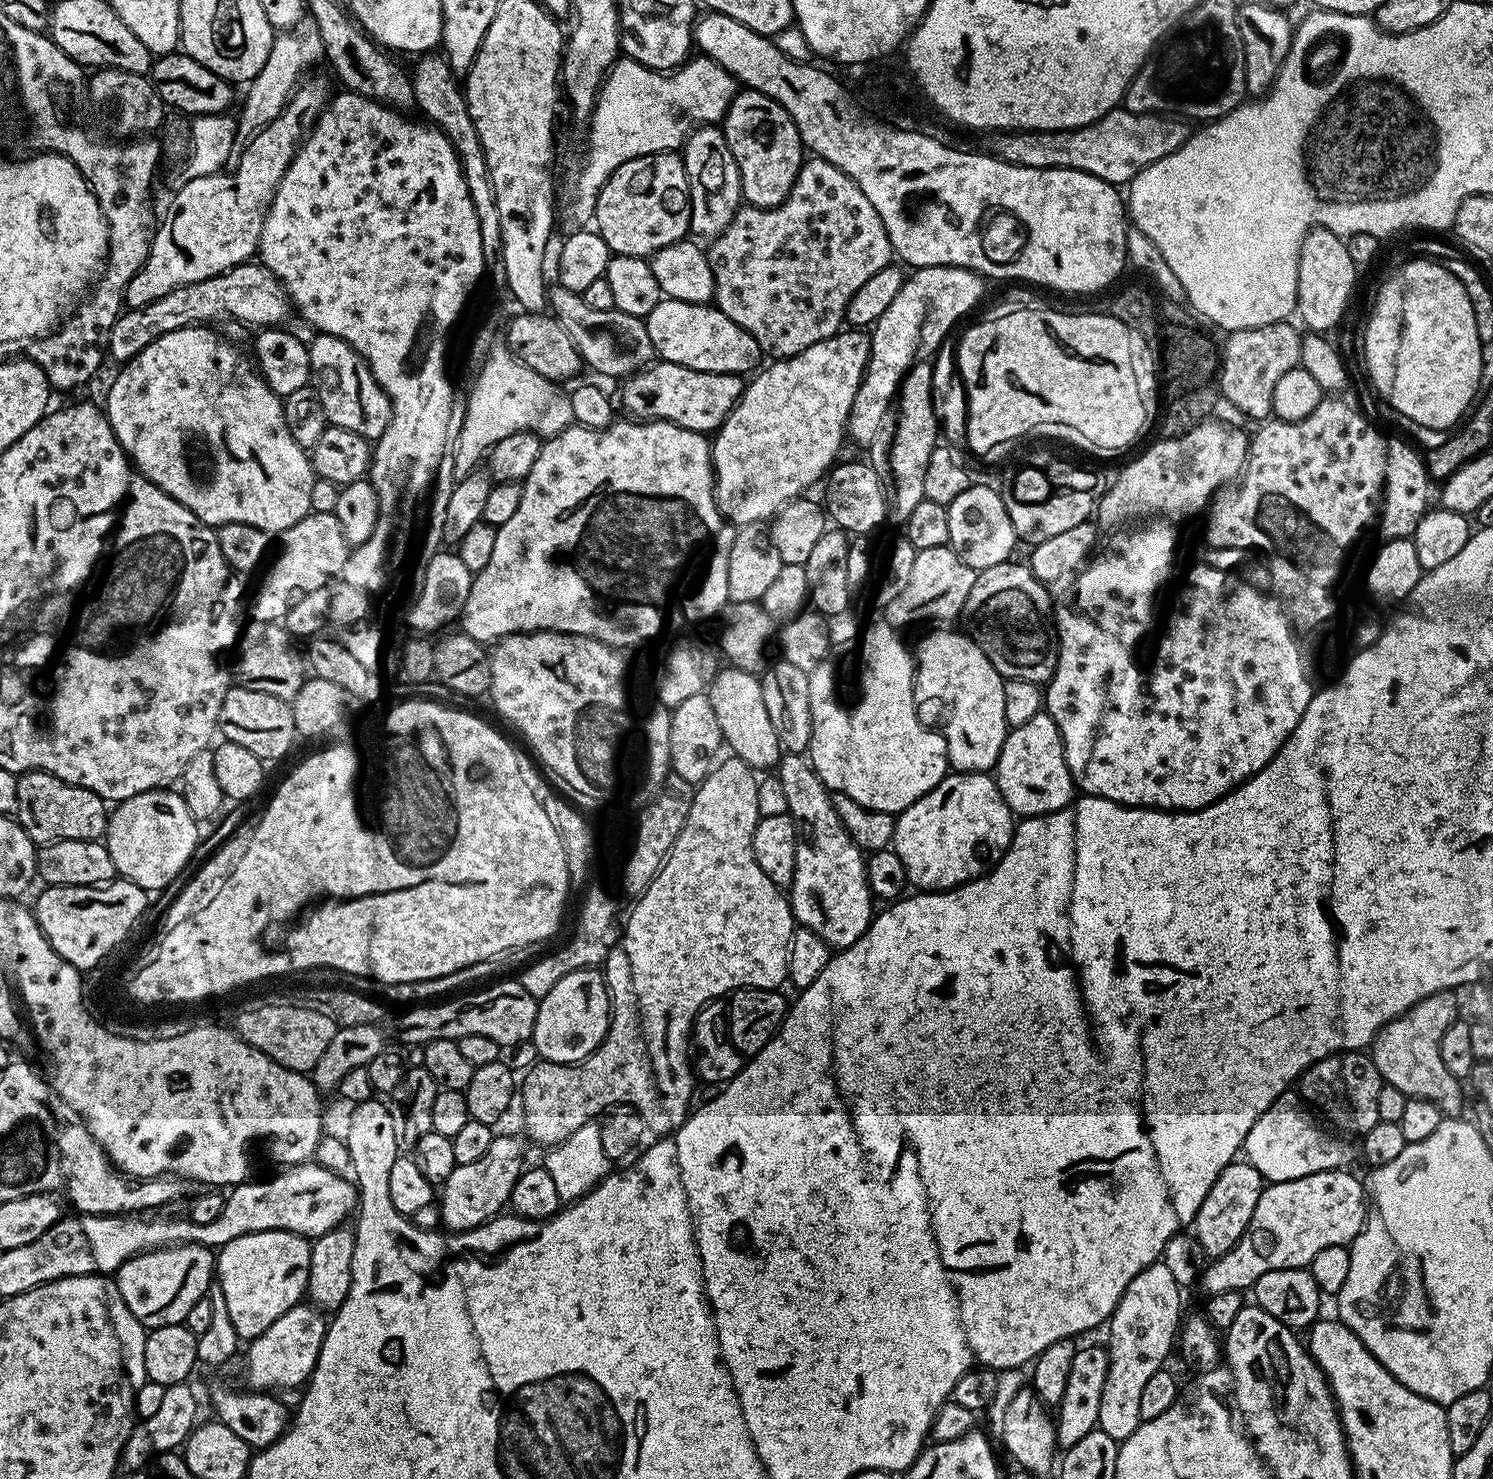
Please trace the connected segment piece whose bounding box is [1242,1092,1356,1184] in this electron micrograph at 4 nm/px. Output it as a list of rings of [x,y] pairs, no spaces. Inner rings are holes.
[[[1287,1092],[1279,1096],[1250,1128],[1242,1145],[1247,1163],[1252,1164],[1269,1183],[1293,1181],[1308,1174],[1342,1170],[1356,1155],[1355,1147],[1332,1138],[1326,1140],[1323,1132],[1301,1112],[1304,1106],[1300,1096]]]

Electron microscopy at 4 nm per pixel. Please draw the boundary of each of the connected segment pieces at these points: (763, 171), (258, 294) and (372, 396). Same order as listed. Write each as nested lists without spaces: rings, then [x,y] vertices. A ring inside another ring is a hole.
[[[752,88],[737,91],[728,103],[728,110],[722,121],[726,146],[730,146],[730,154],[734,154],[734,162],[740,171],[740,195],[753,208],[776,208],[790,194],[794,182],[798,178],[800,168],[806,159],[806,149],[800,140],[798,126],[782,110],[780,103]]]
[[[239,264],[237,268],[230,268],[220,276],[211,276],[202,282],[190,282],[172,288],[170,294],[162,294],[162,298],[154,298],[154,302],[146,306],[122,311],[108,336],[107,355],[112,355],[119,362],[133,360],[142,350],[146,350],[146,346],[150,346],[150,342],[162,338],[162,334],[204,326],[212,322],[208,320],[214,320],[218,316],[233,316],[246,324],[260,324],[256,326],[283,325],[290,316],[288,292],[280,279],[263,264]]]
[[[316,334],[313,335],[310,343],[308,344],[308,357],[310,358],[310,366],[312,367],[312,376],[314,377],[314,387],[316,389],[316,394],[320,398],[320,404],[324,408],[324,419],[327,421],[329,425],[333,428],[345,428],[346,430],[350,430],[351,432],[356,432],[359,434],[359,436],[367,438],[369,441],[375,442],[376,439],[379,438],[382,433],[384,433],[384,427],[388,425],[388,417],[390,415],[390,405],[388,402],[388,397],[384,395],[383,390],[381,390],[379,384],[372,382],[369,383],[370,376],[367,371],[362,370],[362,360],[361,357],[356,355],[355,350],[346,343],[345,340],[342,338],[338,338],[337,336],[326,336],[323,334]],[[364,383],[369,383],[369,388],[368,388],[368,412],[366,409],[364,409],[364,392],[362,389],[360,389],[360,384]]]

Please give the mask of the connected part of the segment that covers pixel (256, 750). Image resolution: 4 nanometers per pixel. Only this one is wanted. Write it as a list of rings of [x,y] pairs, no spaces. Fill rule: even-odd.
[[[247,686],[233,687],[224,699],[224,710],[222,713],[222,736],[229,744],[246,746],[250,754],[254,754],[258,759],[265,762],[280,760],[298,741],[296,730],[296,715],[292,713],[292,704],[289,701],[278,698],[274,694],[262,694],[262,690],[250,690]]]

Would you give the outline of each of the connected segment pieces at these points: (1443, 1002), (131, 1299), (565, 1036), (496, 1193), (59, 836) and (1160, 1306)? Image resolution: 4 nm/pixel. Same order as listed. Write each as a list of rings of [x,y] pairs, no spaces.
[[[1455,991],[1435,992],[1422,998],[1403,1016],[1384,1025],[1370,1045],[1372,1061],[1380,1071],[1384,1084],[1402,1090],[1402,1094],[1417,1100],[1432,1100],[1440,1105],[1441,1113],[1456,1114],[1460,1108],[1460,1088],[1457,1077],[1446,1070],[1440,1053],[1440,1039],[1458,1016]]]
[[[177,1244],[142,1252],[130,1257],[115,1272],[114,1279],[130,1314],[145,1329],[184,1324],[194,1302],[209,1295],[208,1283],[214,1280],[214,1252],[202,1244]]]
[[[579,968],[566,974],[566,978],[562,978],[562,982],[558,982],[558,986],[550,990],[550,994],[539,997],[530,1044],[531,1047],[536,1047],[536,1052],[540,1055],[537,1057],[541,1061],[550,1064],[579,1064],[599,1048],[604,1041],[604,1035],[608,1033],[609,1023],[610,993],[604,982],[603,971],[596,968]]]
[[[493,1135],[490,1150],[486,1150],[486,1154],[478,1158],[478,1162],[458,1164],[450,1178],[444,1180],[438,1192],[439,1223],[449,1233],[455,1234],[468,1232],[479,1224],[487,1224],[489,1220],[501,1215],[503,1208],[500,1207],[503,1204],[505,1207],[511,1201],[514,1182],[518,1182],[520,1177],[520,1159],[523,1156],[524,1148],[514,1137]]]
[[[43,770],[31,773],[27,780],[26,800],[32,803],[32,820],[42,831],[49,832],[49,837],[57,840],[100,840],[107,833],[110,808],[98,793]]]
[[[1164,1263],[1151,1264],[1132,1279],[1130,1286],[1126,1286],[1118,1306],[1107,1321],[1108,1342],[1106,1341],[1106,1349],[1109,1356],[1109,1372],[1106,1374],[1105,1385],[1101,1390],[1098,1428],[1099,1431],[1110,1434],[1110,1438],[1114,1438],[1117,1442],[1123,1442],[1126,1438],[1130,1438],[1130,1434],[1134,1434],[1136,1427],[1142,1423],[1138,1414],[1142,1390],[1146,1386],[1147,1380],[1165,1367],[1164,1359],[1171,1352],[1173,1355],[1174,1345],[1178,1340],[1178,1327],[1182,1318],[1180,1296],[1182,1296],[1182,1290],[1174,1282],[1174,1277],[1170,1274],[1170,1270],[1166,1270]]]

